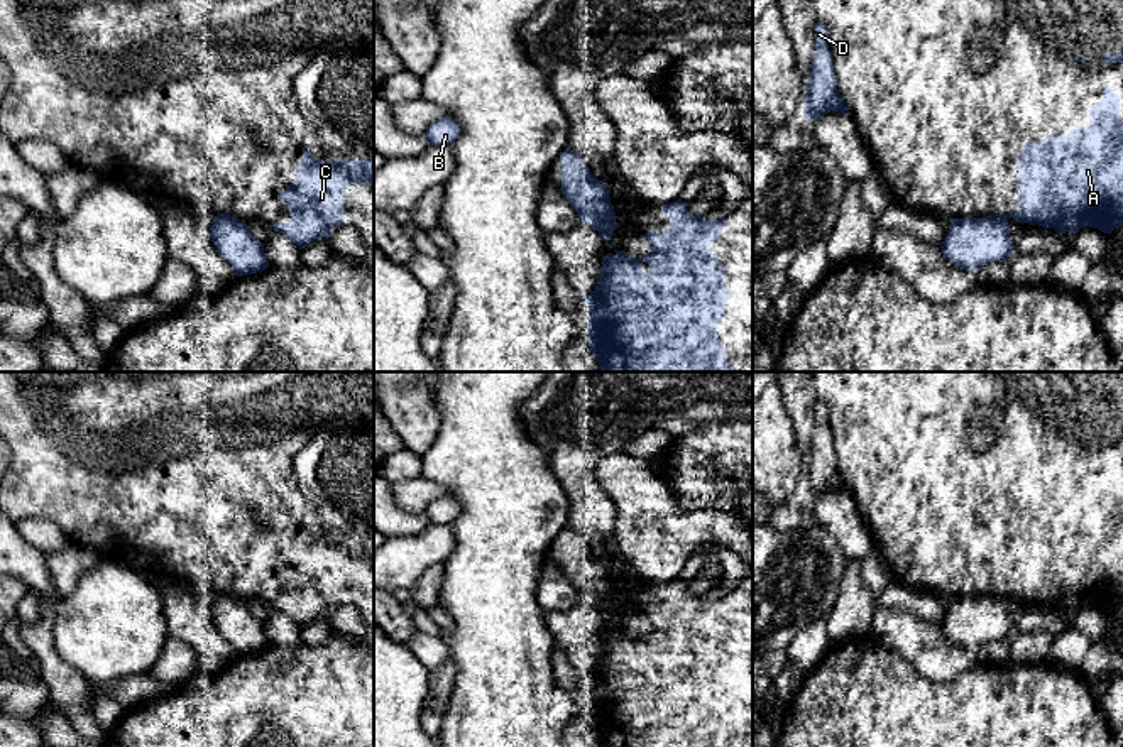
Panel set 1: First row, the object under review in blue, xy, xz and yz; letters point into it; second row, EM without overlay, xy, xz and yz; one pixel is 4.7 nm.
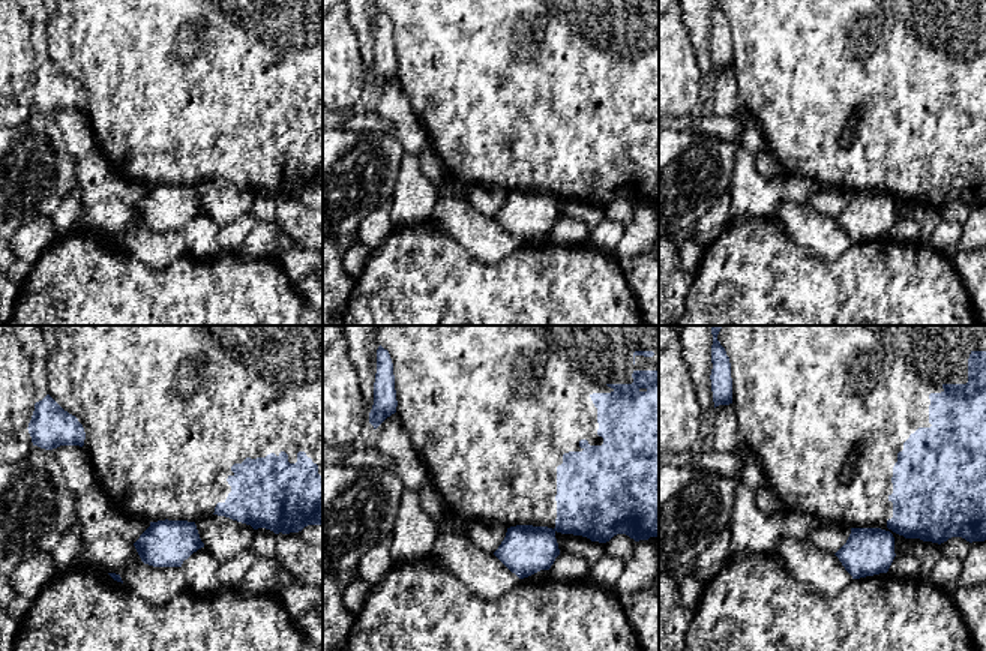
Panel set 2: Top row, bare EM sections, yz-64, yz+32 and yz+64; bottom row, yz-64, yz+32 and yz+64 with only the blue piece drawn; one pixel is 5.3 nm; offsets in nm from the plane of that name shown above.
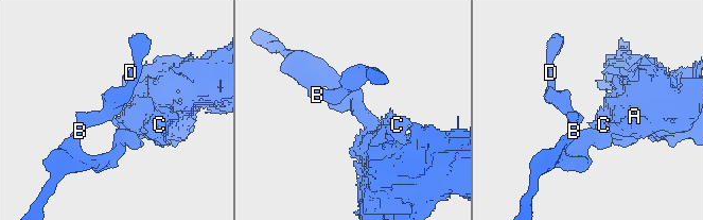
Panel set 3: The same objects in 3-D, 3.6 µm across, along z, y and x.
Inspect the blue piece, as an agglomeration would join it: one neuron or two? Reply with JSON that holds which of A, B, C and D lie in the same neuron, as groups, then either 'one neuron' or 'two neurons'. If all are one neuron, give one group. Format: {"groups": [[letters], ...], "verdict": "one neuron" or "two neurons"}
{"groups": [["A", "C"], ["B", "D"]], "verdict": "two neurons"}

